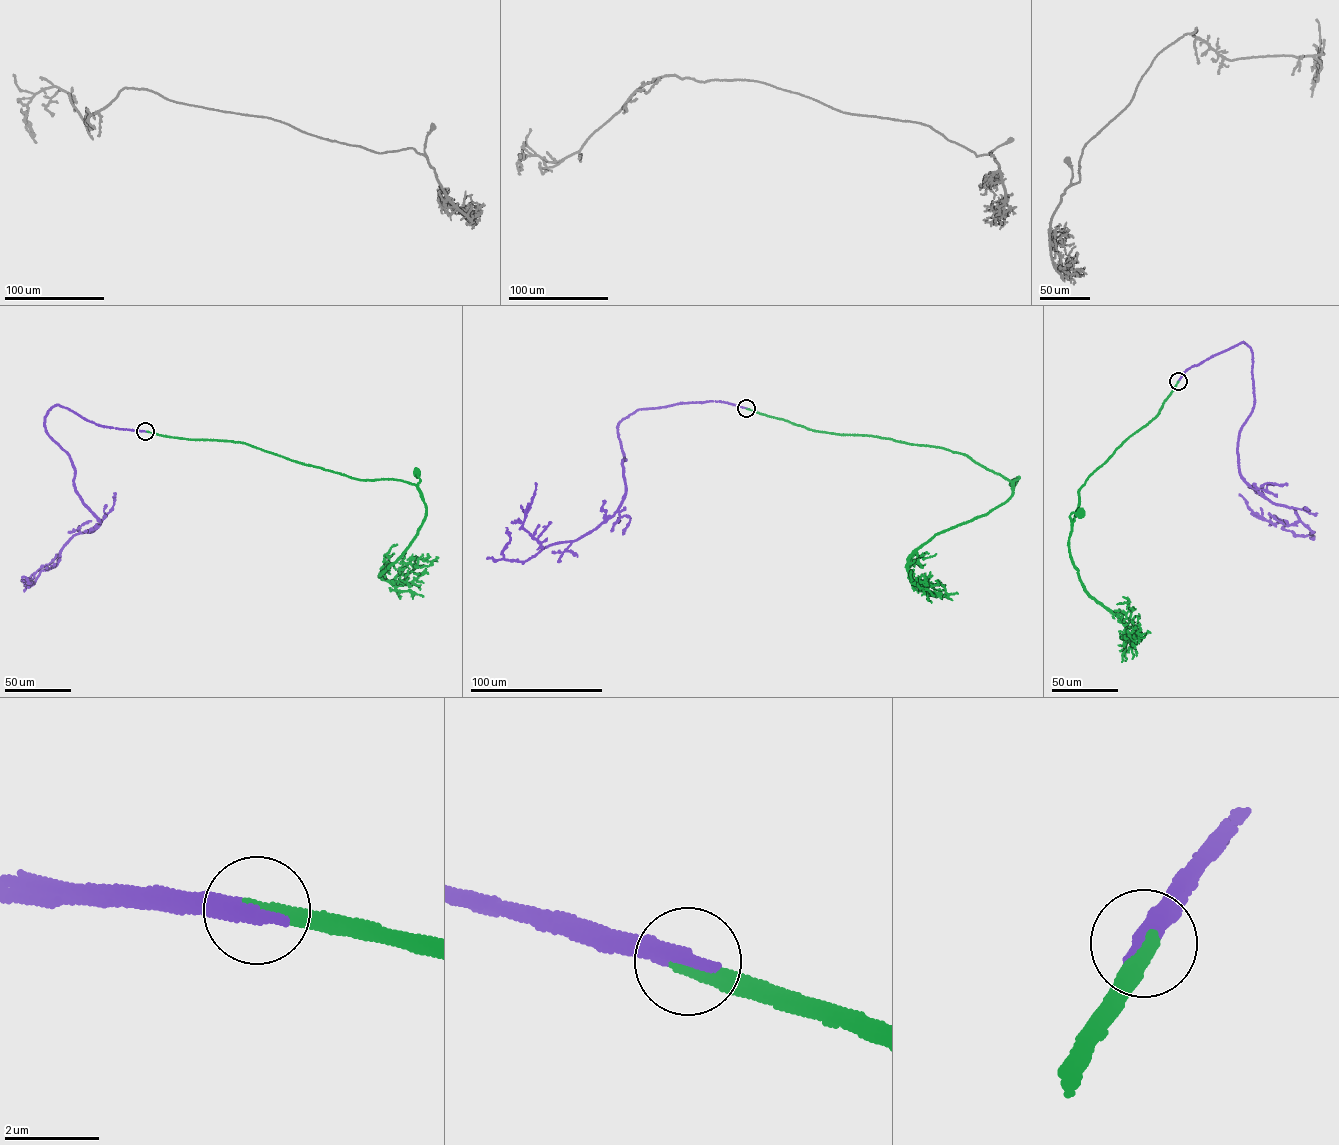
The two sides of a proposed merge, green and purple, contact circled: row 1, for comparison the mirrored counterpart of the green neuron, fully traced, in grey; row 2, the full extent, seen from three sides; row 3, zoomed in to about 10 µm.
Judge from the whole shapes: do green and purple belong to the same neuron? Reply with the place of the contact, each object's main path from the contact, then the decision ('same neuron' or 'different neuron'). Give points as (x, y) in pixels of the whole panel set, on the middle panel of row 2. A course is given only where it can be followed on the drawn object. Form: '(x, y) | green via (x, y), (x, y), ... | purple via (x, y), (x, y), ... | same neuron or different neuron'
(746, 408) | green via (746, 408), (816, 430), (866, 435), (966, 454), (1012, 482), (1019, 477), (1013, 483) | purple via (746, 408), (681, 402), (622, 419), (620, 506), (576, 540), (543, 548), (522, 527), (536, 482) | same neuron

